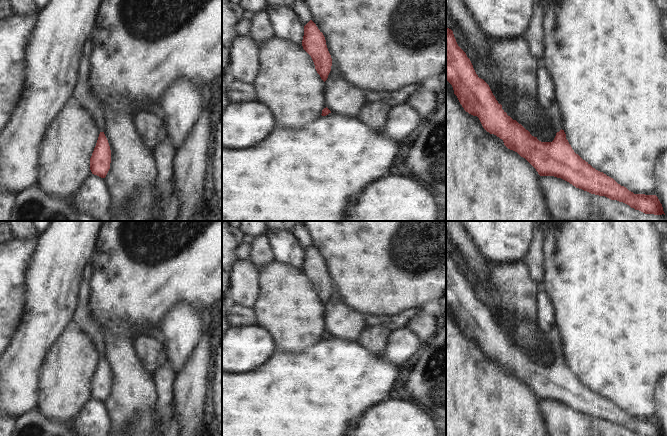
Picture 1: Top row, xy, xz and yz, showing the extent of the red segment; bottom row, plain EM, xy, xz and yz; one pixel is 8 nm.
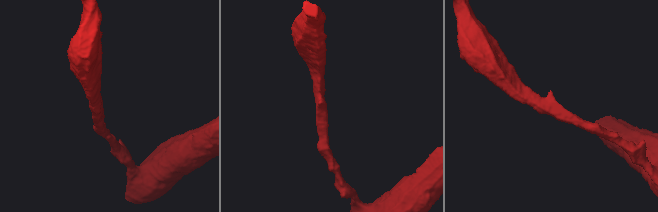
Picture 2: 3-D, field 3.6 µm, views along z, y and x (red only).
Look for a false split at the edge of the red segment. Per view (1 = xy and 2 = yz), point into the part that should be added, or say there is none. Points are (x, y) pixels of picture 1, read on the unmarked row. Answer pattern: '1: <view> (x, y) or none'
1: xy (81, 318)
2: yz (554, 336)

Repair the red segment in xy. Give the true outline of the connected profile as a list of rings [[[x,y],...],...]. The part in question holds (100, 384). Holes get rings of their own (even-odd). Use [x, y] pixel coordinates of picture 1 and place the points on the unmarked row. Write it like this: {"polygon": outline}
{"polygon": [[[82,280],[78,291],[78,301],[74,310],[72,324],[78,326],[94,343],[100,356],[96,370],[90,382],[90,394],[92,398],[105,402],[111,387],[111,374],[104,358],[105,331],[96,323],[89,312],[90,286]]]}

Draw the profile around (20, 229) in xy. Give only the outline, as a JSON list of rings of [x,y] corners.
[[[8,221],[7,223],[14,238],[29,239],[38,234],[32,221]]]

